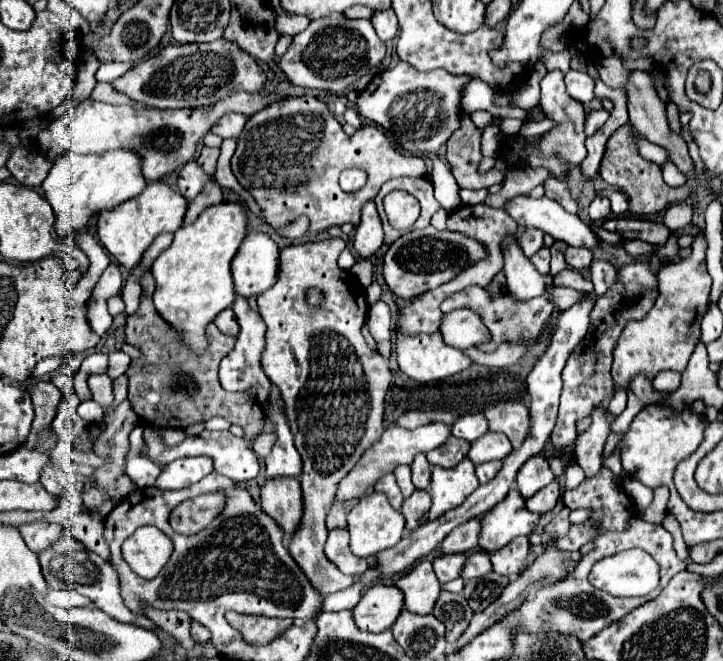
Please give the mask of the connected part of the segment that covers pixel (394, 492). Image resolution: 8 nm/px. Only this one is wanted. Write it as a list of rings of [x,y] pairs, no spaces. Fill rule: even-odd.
[[[393,474],[383,476],[383,478],[375,484],[375,490],[377,490],[377,492],[387,494],[389,504],[391,504],[395,510],[401,510],[403,496],[401,496],[401,490],[399,490],[399,486],[397,486],[397,482],[395,482],[395,476],[393,476]]]

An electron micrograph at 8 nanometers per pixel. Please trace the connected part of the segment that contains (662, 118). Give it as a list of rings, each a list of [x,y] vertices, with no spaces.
[[[639,70],[631,72],[631,76],[629,76],[627,84],[625,84],[625,94],[627,94],[627,110],[629,110],[629,118],[631,118],[629,122],[631,122],[633,130],[637,130],[651,144],[657,144],[657,146],[665,148],[667,156],[679,168],[679,172],[683,172],[685,176],[691,176],[693,174],[693,160],[689,158],[687,144],[679,134],[675,134],[671,130],[667,120],[667,112],[665,112],[665,102],[659,98],[651,76],[647,72],[639,72]]]

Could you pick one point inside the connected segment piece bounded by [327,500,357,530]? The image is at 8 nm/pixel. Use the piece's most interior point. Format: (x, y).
(336, 518)

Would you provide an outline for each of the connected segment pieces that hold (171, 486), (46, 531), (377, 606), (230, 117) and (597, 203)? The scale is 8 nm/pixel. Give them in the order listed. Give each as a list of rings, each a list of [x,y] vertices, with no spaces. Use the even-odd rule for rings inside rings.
[[[191,456],[185,460],[175,460],[161,470],[161,476],[155,482],[159,490],[181,490],[205,478],[213,472],[213,462],[207,456]]]
[[[43,520],[19,526],[19,532],[21,532],[25,544],[33,552],[45,550],[53,540],[57,540],[61,536],[61,530],[63,530],[61,524],[51,524],[51,522],[43,522]]]
[[[375,584],[355,606],[355,622],[367,632],[383,632],[391,628],[403,610],[403,596],[397,586]]]
[[[231,112],[231,114],[225,114],[225,116],[211,128],[211,132],[215,132],[215,134],[221,136],[221,138],[237,138],[237,136],[241,134],[245,122],[247,122],[247,116],[245,116],[245,114],[235,114],[235,112]]]
[[[597,196],[591,206],[589,206],[589,218],[593,222],[597,220],[605,220],[611,216],[611,204],[609,204],[609,198],[603,198],[603,196]]]

